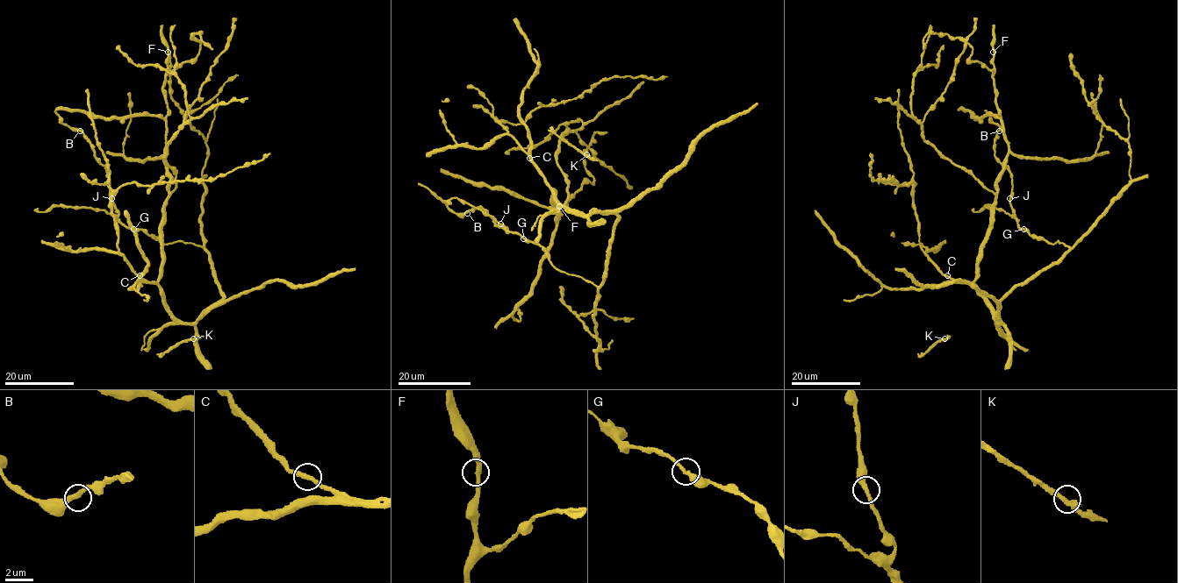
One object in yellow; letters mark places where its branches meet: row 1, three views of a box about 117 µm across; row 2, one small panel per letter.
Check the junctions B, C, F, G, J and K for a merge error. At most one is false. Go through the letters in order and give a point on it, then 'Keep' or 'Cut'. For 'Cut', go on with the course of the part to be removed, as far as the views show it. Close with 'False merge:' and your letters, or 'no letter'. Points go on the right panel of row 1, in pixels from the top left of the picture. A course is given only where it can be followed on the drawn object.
B: Place: (999, 131). Keep
C: Place: (947, 275). Keep
F: Place: (993, 52). Keep
G: Place: (1023, 229). Keep
J: Place: (1009, 198). Keep
K: Place: (944, 338). Keep
False merge: no letter

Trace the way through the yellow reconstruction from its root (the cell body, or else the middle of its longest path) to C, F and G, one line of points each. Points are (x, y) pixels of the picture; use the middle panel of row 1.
C: (571, 211), (556, 199), (545, 177), (530, 157)
F: (571, 211), (549, 185), (553, 202), (562, 210), (556, 222), (559, 209), (555, 207), (559, 206)
G: (571, 211), (614, 213), (617, 216), (606, 273), (598, 286), (560, 272), (541, 246), (523, 238)

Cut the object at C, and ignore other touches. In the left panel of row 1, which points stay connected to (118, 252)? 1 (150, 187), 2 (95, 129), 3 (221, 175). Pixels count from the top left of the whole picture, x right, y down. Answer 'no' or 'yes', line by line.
1: yes
2: yes
3: yes

